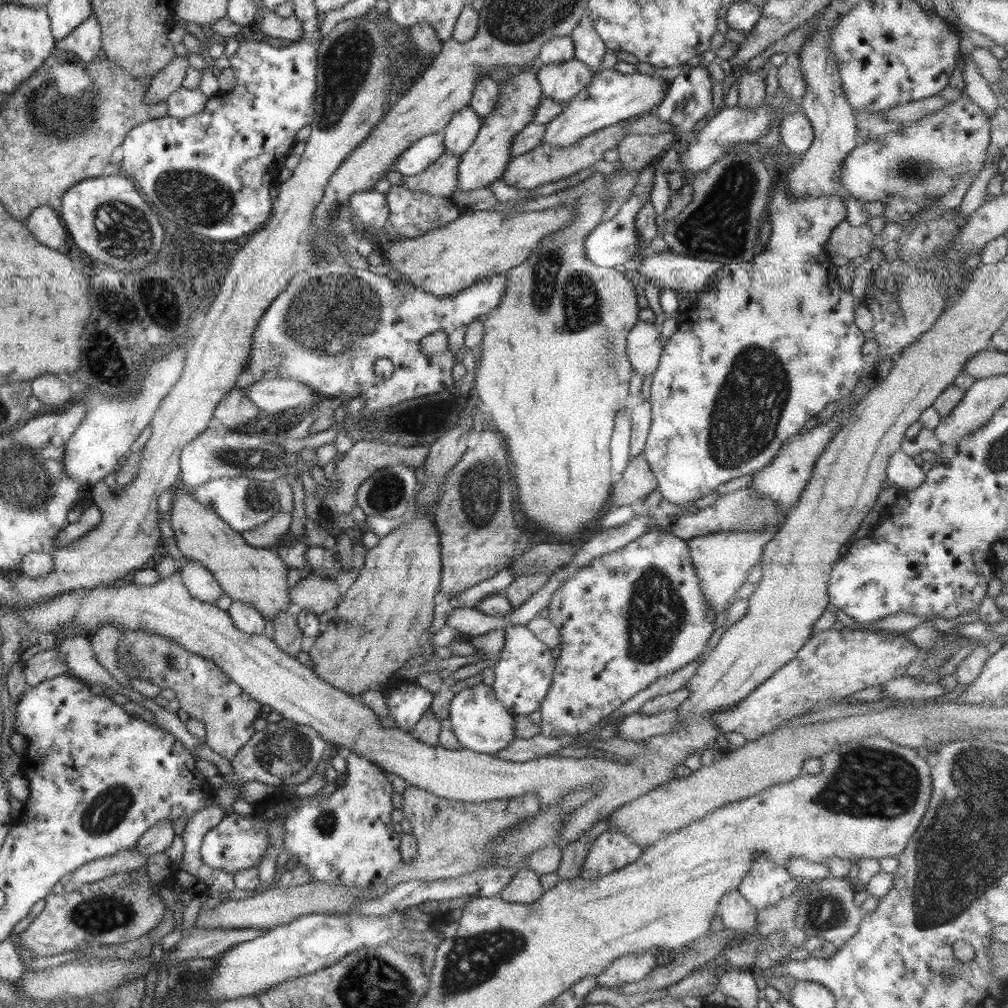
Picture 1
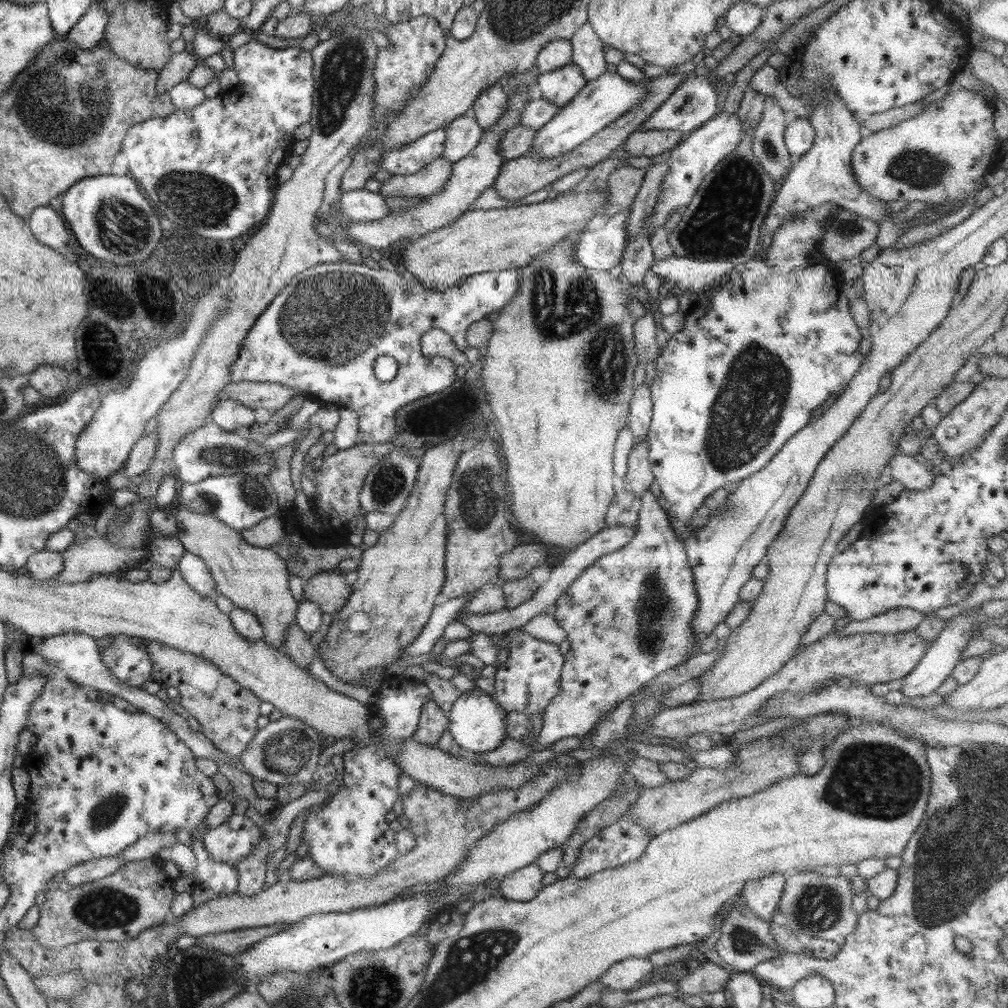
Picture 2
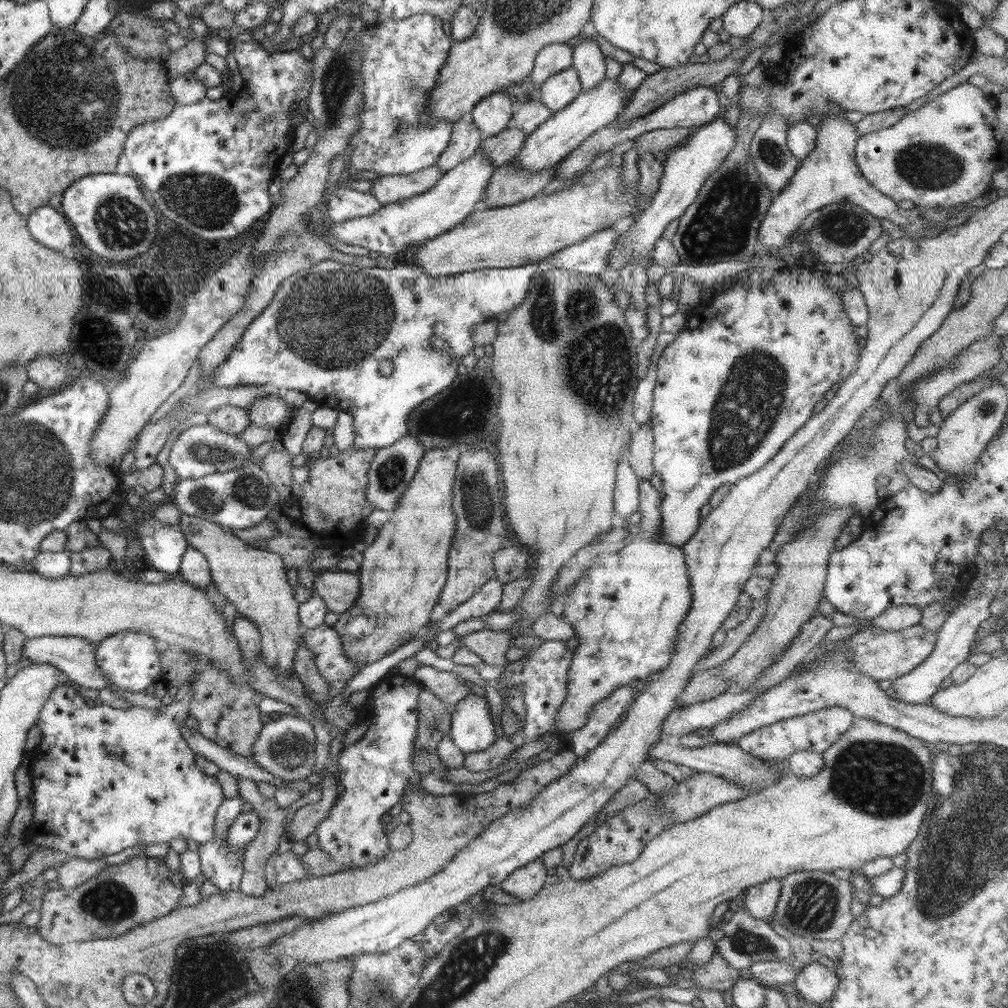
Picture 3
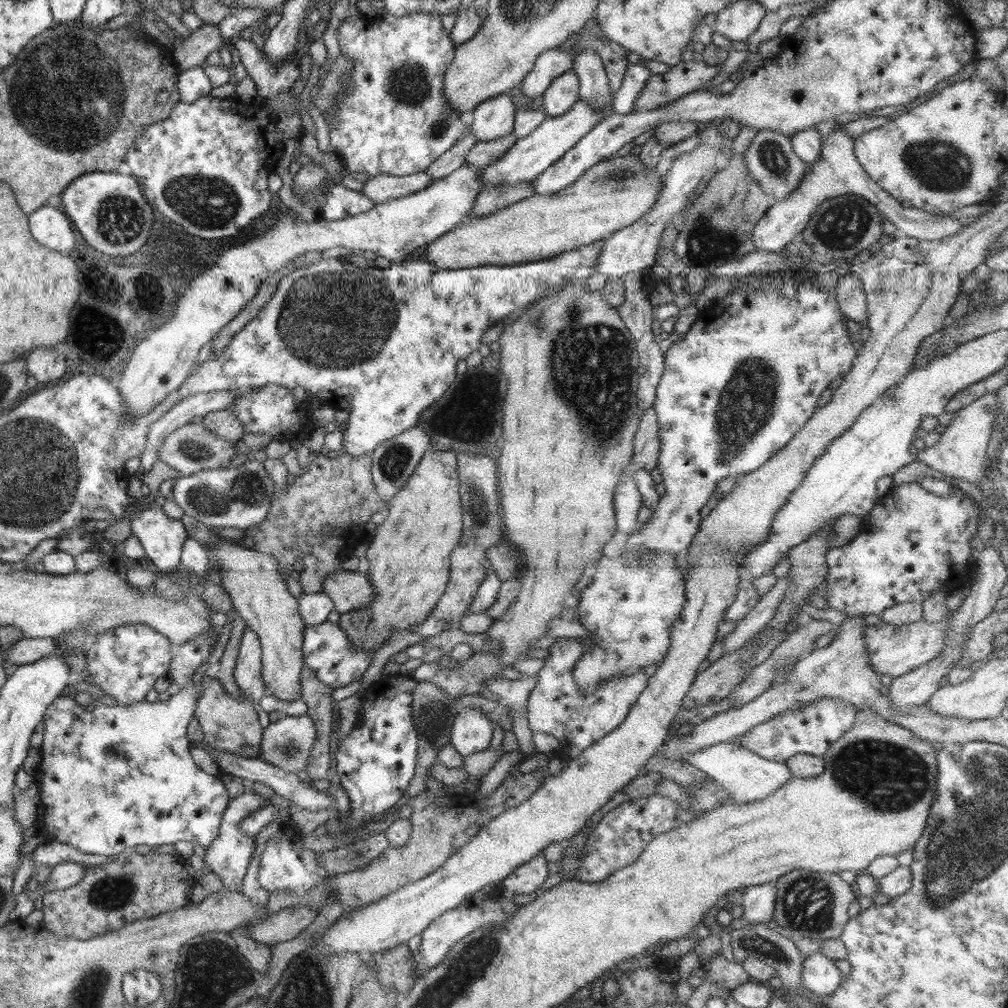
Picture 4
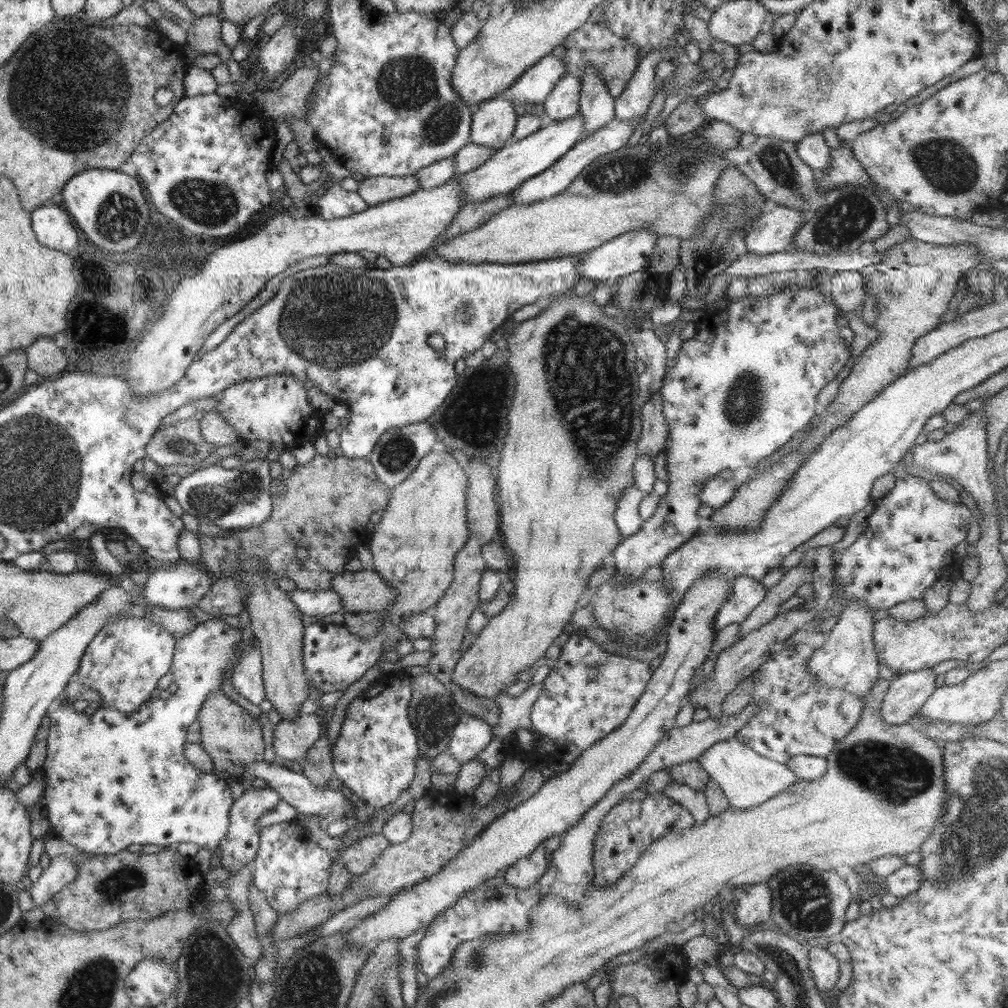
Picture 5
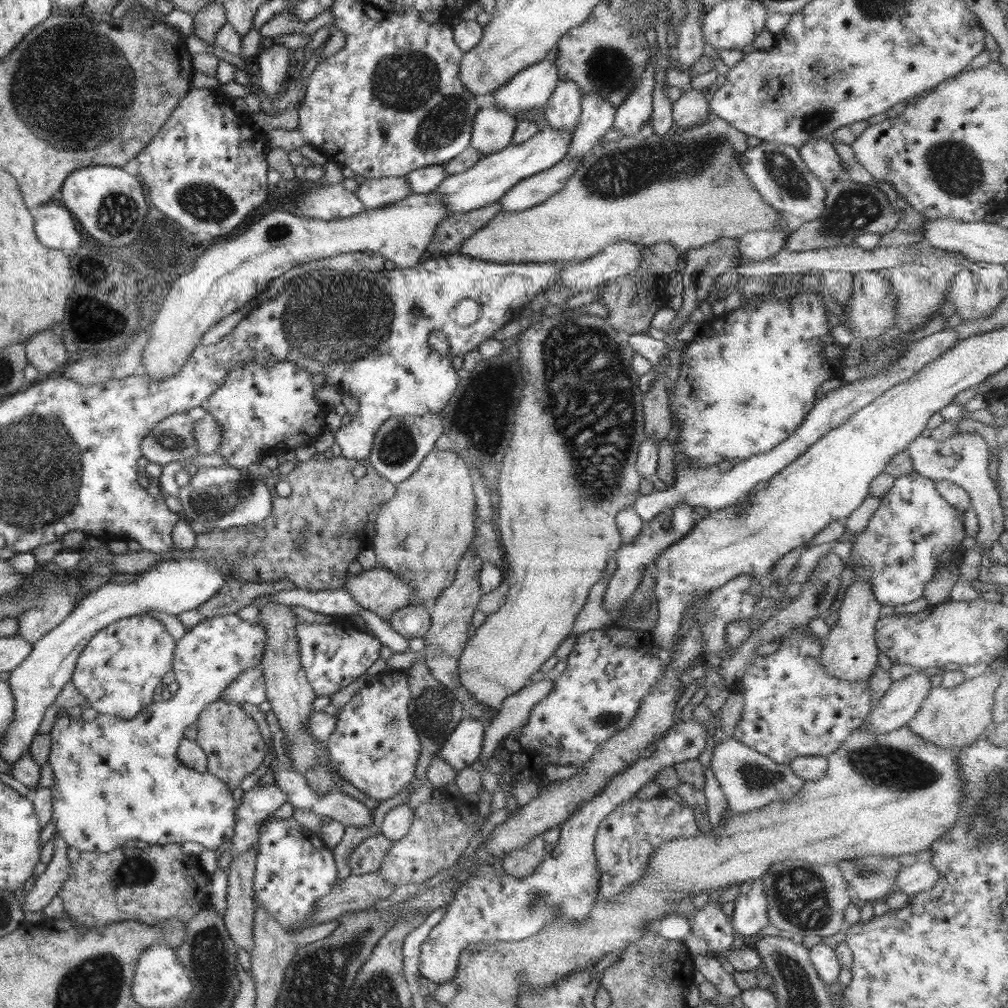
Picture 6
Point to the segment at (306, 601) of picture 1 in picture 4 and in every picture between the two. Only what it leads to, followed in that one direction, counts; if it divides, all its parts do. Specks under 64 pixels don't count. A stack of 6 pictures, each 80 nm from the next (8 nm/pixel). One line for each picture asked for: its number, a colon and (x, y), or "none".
2: (327, 589)
3: (339, 589)
4: (349, 590)

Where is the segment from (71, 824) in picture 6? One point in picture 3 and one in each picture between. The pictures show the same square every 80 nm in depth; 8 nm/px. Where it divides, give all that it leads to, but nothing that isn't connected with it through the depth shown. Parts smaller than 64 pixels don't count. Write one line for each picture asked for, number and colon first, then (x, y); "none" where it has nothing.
3: (107, 779)
4: (120, 777)
5: (114, 779)

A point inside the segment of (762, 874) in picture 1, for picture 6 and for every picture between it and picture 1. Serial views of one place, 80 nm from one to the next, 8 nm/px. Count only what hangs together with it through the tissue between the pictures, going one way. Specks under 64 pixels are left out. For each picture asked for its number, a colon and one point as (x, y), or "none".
2: (763, 896)
3: (761, 900)
4: (758, 901)
5: (753, 905)
6: (750, 913)

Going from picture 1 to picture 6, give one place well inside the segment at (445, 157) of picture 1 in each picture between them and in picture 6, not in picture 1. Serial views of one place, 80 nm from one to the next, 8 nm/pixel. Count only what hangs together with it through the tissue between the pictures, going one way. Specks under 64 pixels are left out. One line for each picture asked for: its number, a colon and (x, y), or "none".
2: (431, 179)
3: (387, 189)
4: (379, 189)
5: (374, 190)
6: (375, 192)

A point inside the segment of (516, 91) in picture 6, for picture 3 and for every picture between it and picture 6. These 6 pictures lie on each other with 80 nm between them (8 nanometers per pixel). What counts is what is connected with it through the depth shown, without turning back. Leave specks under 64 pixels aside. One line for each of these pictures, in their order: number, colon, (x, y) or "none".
3: (556, 57)
4: (553, 62)
5: (537, 82)

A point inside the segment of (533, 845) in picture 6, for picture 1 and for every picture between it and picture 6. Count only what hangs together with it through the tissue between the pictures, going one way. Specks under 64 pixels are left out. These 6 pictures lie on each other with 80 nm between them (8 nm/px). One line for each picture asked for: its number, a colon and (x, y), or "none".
1: (525, 888)
2: (523, 885)
3: (525, 882)
4: (528, 878)
5: (526, 872)

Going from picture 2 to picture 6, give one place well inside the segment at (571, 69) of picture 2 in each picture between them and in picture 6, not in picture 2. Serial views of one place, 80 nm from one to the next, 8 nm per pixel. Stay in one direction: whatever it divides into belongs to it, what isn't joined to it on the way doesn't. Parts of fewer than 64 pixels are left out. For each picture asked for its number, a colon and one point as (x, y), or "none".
3: (557, 91)
4: (564, 91)
5: (563, 102)
6: (563, 109)

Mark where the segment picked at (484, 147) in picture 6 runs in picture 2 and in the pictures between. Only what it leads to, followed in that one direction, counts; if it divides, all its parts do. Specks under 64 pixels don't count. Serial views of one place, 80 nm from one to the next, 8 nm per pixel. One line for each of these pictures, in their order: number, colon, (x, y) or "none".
2: (489, 106)
3: (493, 114)
4: (492, 119)
5: (493, 123)

